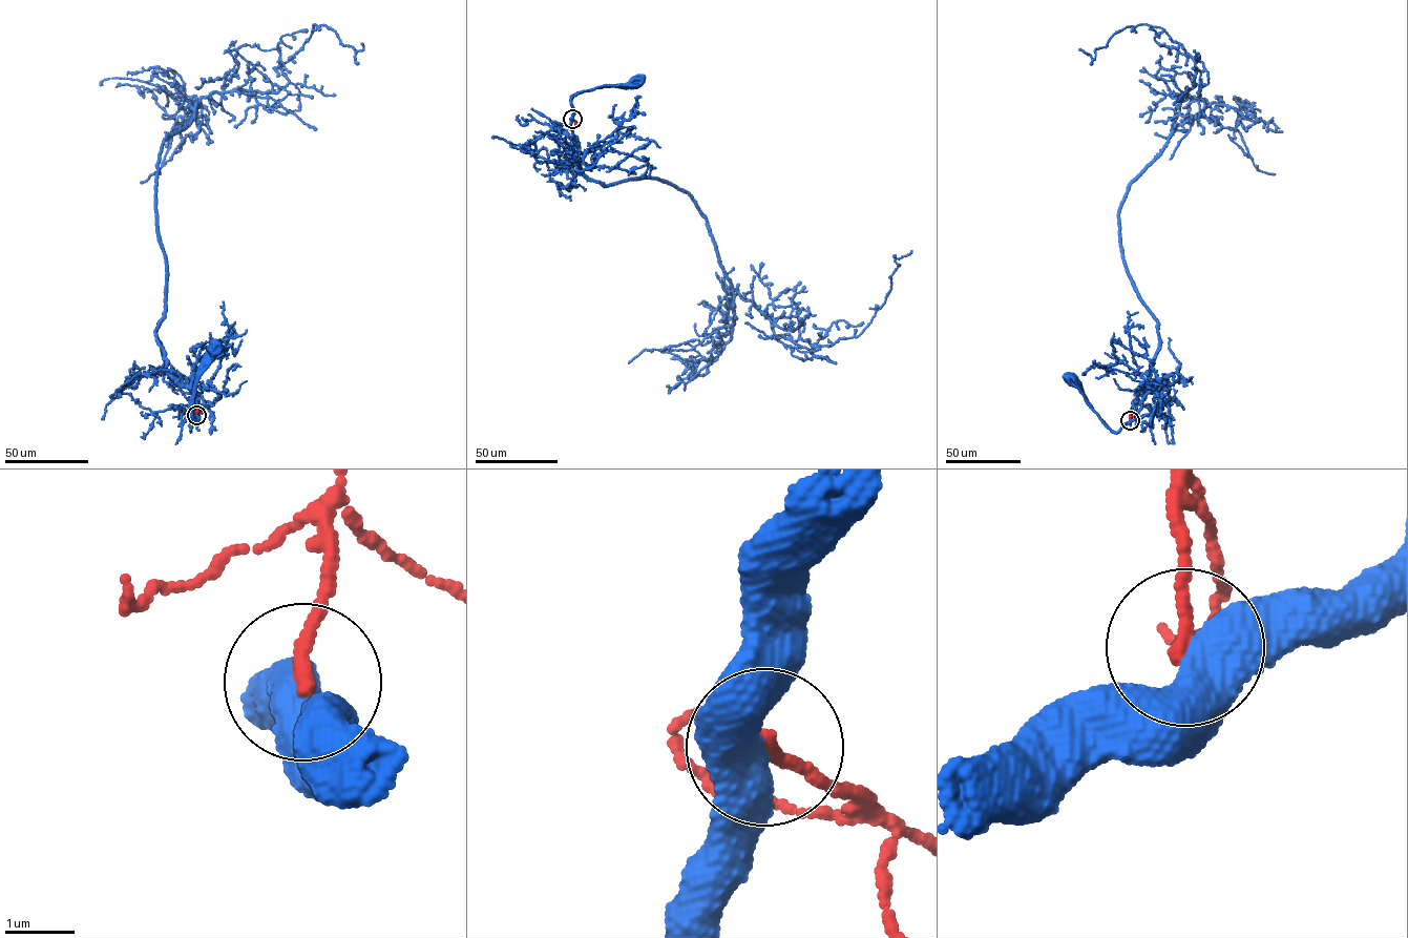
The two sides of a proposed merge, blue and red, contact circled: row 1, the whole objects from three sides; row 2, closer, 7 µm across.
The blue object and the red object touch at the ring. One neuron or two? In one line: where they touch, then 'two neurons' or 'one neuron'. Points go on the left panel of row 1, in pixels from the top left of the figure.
(196, 415) | two neurons

